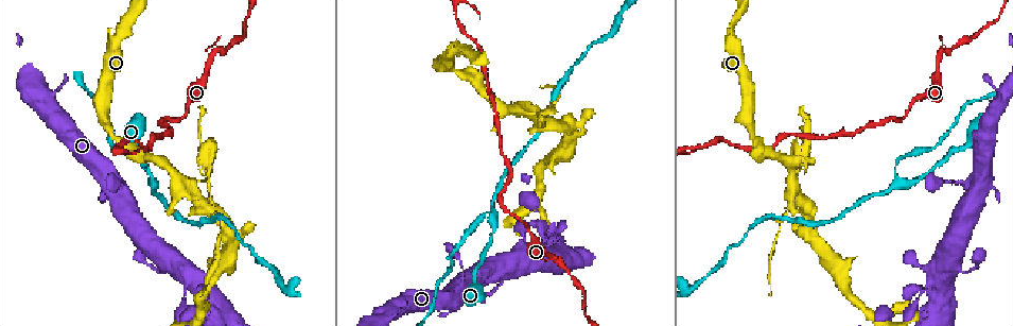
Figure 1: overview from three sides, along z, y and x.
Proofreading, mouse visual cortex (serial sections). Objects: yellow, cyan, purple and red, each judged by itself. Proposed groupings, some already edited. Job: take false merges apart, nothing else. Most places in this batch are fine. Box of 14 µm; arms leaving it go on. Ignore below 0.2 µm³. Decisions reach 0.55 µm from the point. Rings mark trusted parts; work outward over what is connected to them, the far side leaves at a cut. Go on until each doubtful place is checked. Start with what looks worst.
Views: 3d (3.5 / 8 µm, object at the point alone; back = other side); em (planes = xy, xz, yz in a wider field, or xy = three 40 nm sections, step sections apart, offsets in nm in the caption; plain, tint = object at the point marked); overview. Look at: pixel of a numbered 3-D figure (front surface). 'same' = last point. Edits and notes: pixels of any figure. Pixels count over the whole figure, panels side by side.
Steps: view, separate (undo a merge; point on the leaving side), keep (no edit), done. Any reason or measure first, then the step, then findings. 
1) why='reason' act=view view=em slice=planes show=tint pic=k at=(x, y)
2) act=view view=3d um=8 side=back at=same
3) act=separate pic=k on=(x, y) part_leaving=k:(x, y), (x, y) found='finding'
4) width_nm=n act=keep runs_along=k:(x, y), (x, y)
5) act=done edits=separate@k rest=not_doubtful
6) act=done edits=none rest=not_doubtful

why='three-way junction' act=view view=3d um=8 pic=1 at=(897, 186)

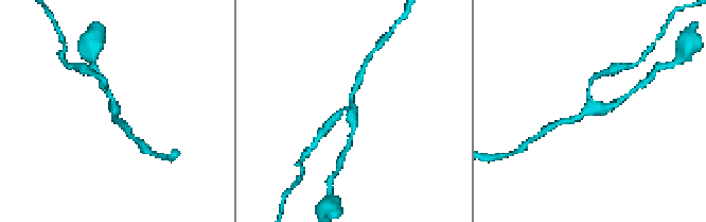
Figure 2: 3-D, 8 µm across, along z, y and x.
arms=3 arm_widths_nm=150,200,200 why='now the EM' act=view view=em slice=xy step=2 show=tint pic=2 at=(352, 112)

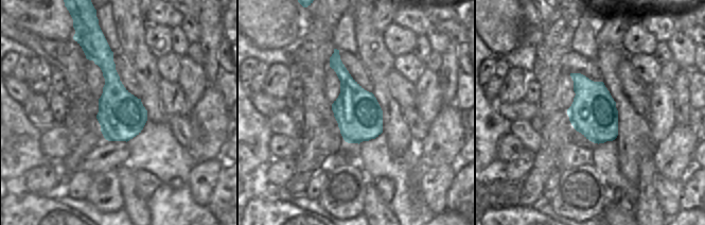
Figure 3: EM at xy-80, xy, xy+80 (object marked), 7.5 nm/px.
act=keep runs_along=2:(619, 101), (565, 121) found='continuous, no second cell'

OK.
why='three arms meet' act=view view=3d um=3.5 pic=1 at=(528, 112)

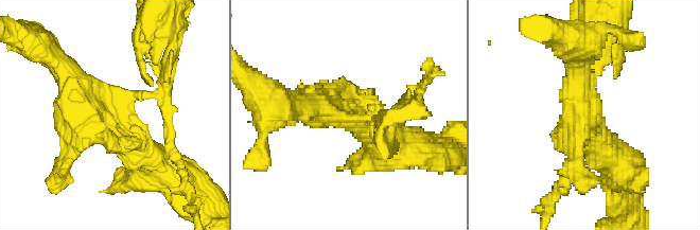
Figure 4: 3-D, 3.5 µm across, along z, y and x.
act=view view=em slice=xy step=1 show=tint pic=4 at=(104, 122)

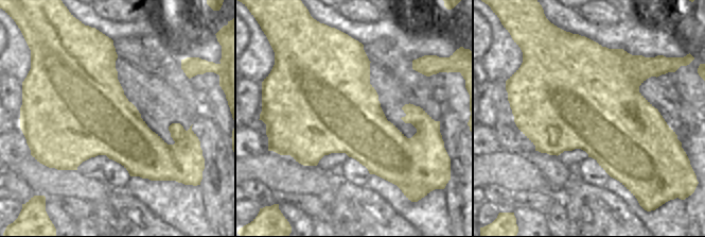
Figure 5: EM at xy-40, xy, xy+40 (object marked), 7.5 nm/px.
act=keep runs_along=4:(63, 71), (85, 118), (151, 163) found='one cell here'

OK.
why='sharp bend' act=view view=3d um=8 pic=1 at=(207, 178)

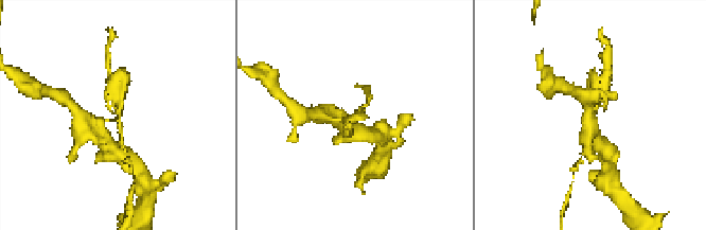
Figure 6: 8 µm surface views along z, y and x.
act=view view=em slice=xy step=5 show=tint pic=6 at=(120, 114)

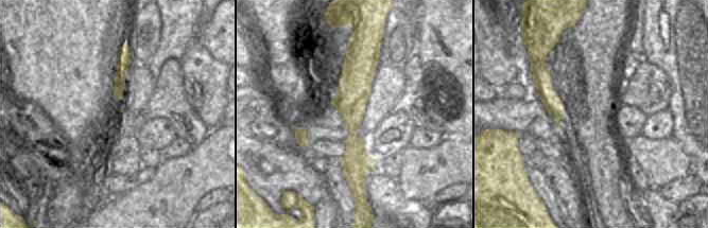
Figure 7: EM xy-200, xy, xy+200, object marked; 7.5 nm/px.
act=keep runs_along=6:(91, 133), (120, 112), (116, 91) found='continuous, no second cell'

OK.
act=done edits=none rest=not_doubtful

